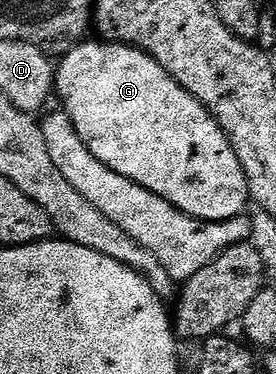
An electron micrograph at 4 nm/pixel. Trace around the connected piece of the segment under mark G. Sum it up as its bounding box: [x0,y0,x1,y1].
[54,40,250,222]

